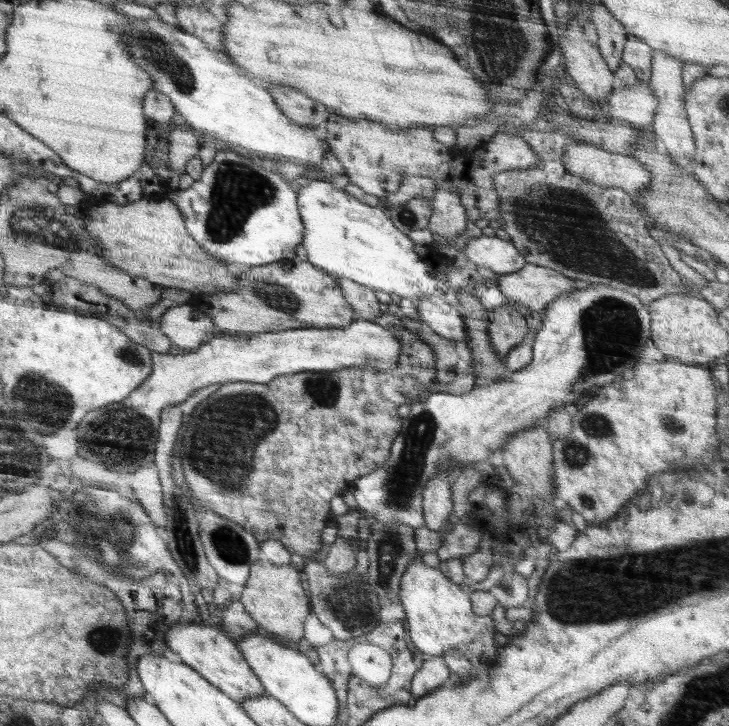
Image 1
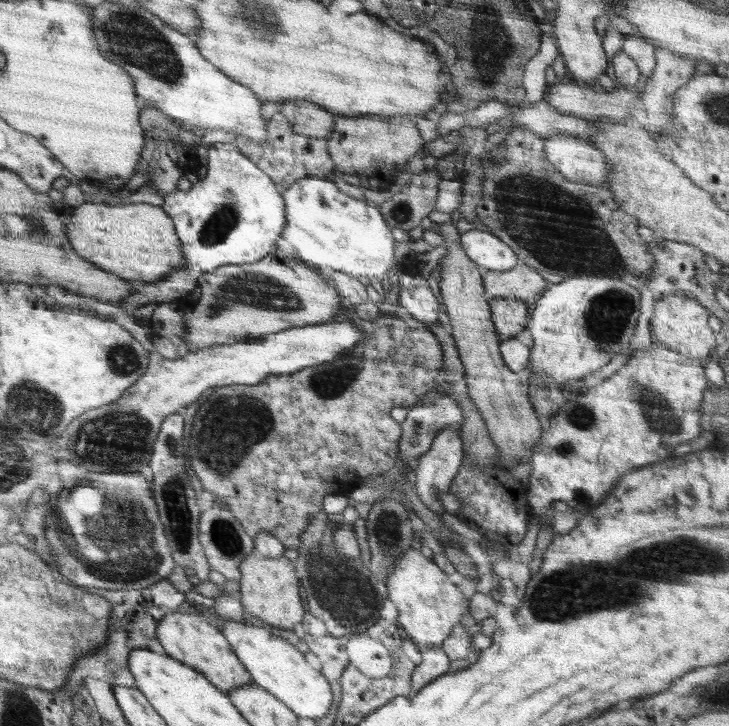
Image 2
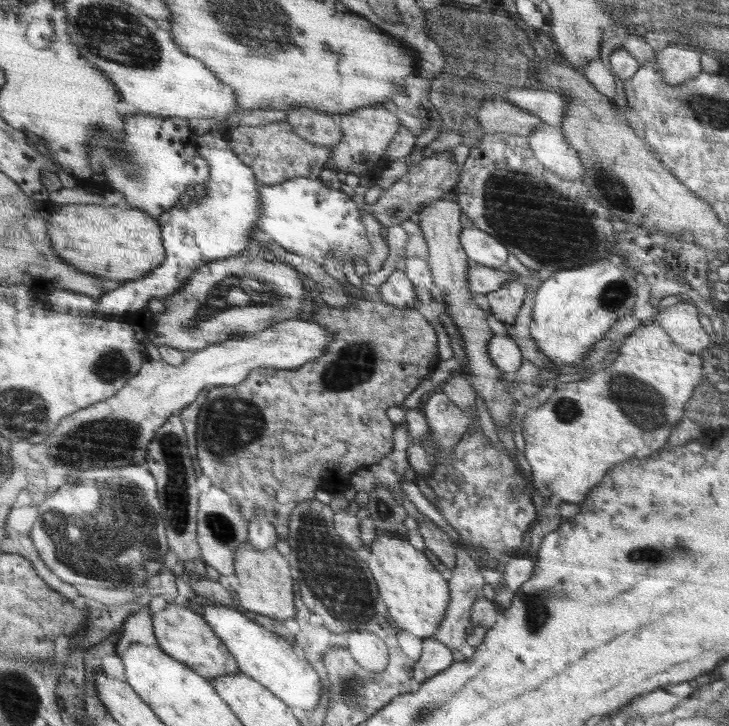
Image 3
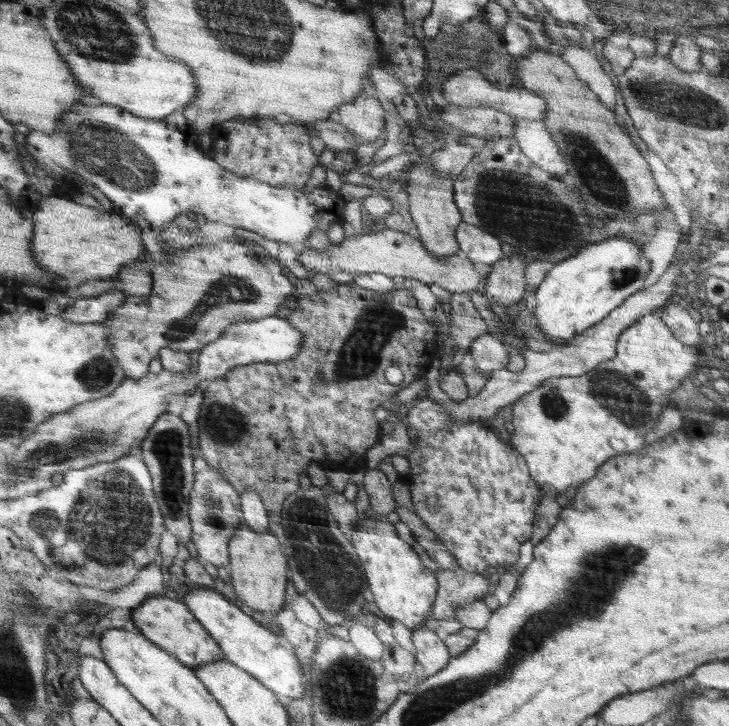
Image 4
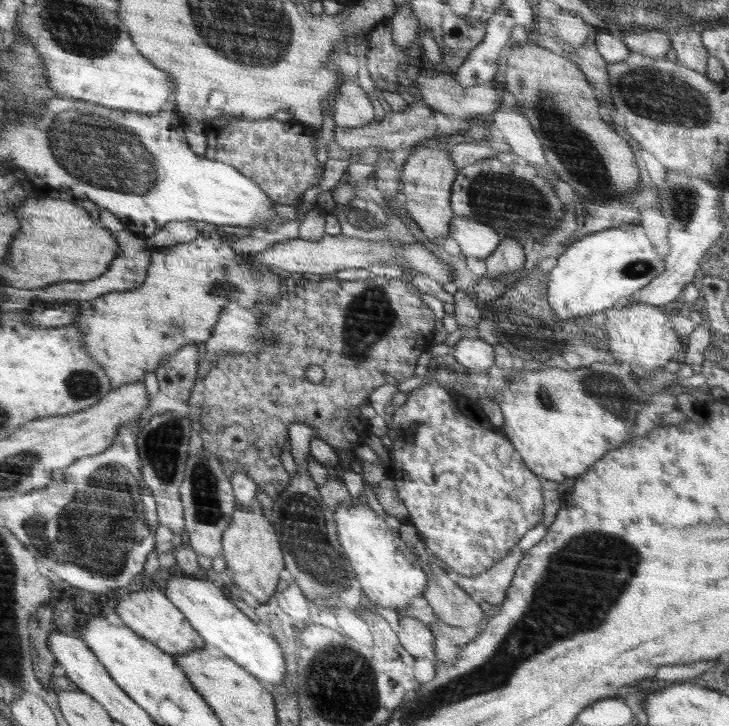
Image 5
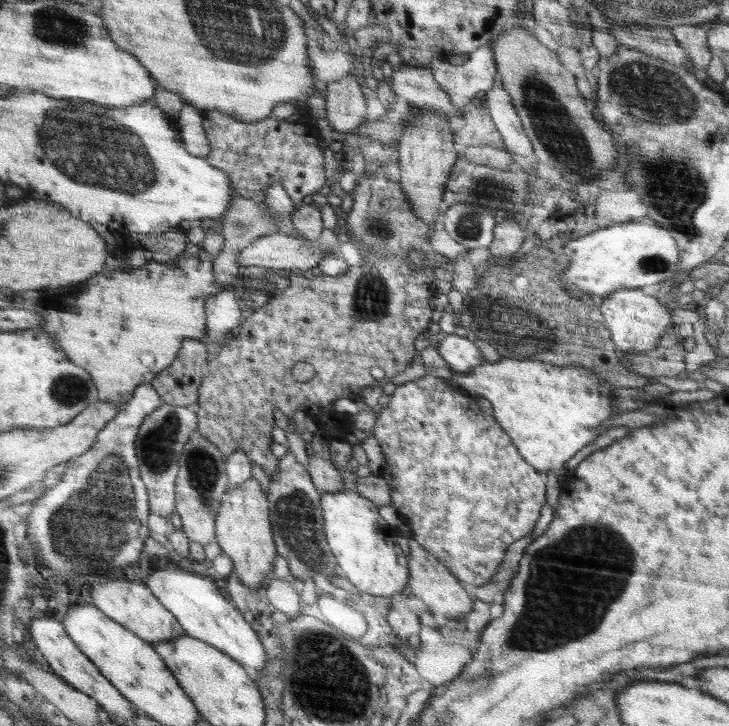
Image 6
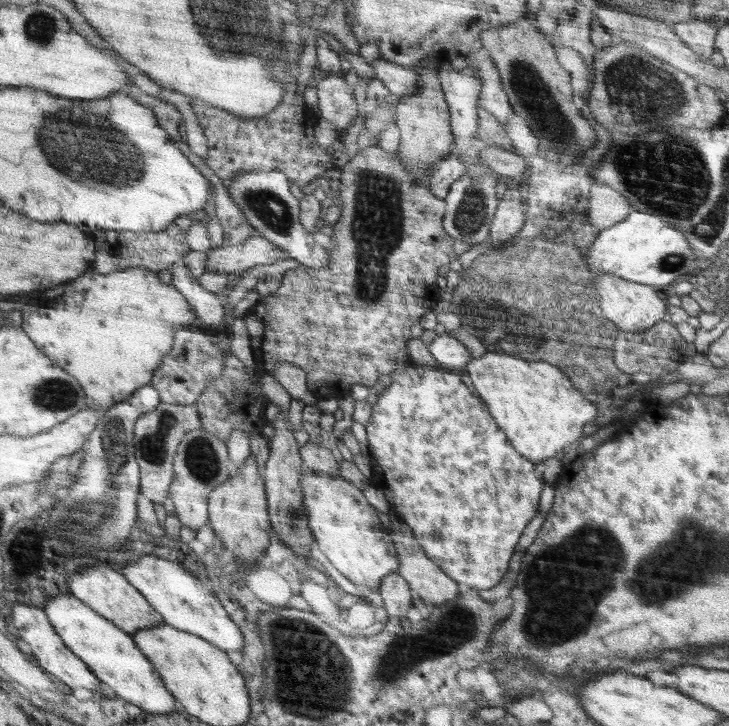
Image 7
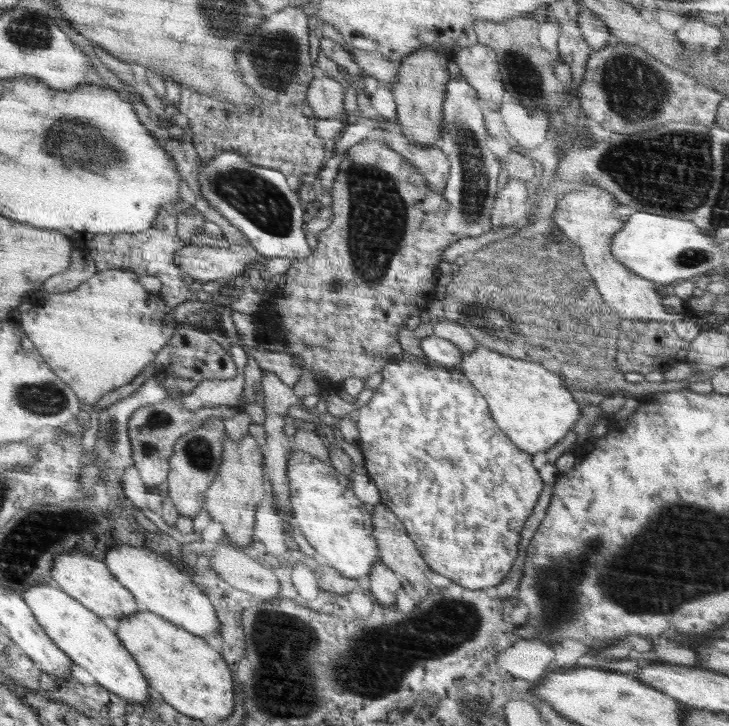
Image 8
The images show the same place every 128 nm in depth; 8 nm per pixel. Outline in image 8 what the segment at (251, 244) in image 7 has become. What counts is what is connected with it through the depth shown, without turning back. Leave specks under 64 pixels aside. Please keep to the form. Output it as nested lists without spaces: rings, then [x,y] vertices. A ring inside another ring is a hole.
[[[250,242],[241,246],[226,244],[221,248],[186,245],[175,254],[175,263],[181,272],[204,283],[228,283],[229,279],[245,273],[249,266],[263,259]]]

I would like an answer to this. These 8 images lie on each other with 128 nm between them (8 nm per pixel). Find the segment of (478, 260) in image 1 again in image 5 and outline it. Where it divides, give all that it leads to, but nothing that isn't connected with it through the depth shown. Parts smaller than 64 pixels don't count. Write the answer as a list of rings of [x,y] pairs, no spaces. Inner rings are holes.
[[[454,216],[450,227],[449,235],[456,240],[466,257],[475,256],[485,260],[501,242],[498,233],[491,226],[482,224],[476,219]]]

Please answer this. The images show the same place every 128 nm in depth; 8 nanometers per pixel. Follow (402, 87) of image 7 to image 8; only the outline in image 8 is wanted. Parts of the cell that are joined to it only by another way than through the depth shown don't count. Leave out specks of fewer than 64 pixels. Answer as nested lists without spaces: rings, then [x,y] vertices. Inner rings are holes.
[[[349,49],[353,61],[363,70],[364,77],[393,83],[397,80],[400,63],[385,59],[379,52]]]

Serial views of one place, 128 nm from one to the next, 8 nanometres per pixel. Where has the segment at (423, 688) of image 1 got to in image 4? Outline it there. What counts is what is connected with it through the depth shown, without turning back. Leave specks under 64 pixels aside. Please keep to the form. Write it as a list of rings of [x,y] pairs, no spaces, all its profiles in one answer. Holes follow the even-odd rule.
[[[427,626],[415,628],[412,633],[412,644],[415,648],[415,660],[418,663],[420,681],[436,674],[451,659],[445,642]]]

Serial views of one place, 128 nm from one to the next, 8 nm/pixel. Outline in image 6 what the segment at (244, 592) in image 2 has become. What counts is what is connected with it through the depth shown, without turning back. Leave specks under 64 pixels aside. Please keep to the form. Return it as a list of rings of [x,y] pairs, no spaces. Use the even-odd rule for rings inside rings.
[[[250,478],[238,486],[226,489],[220,500],[220,518],[215,520],[215,541],[233,561],[234,581],[242,588],[264,588],[264,578],[272,572],[273,558],[277,553],[272,538],[273,526],[270,526],[271,518],[268,518],[268,500],[264,492],[260,490],[260,484]]]

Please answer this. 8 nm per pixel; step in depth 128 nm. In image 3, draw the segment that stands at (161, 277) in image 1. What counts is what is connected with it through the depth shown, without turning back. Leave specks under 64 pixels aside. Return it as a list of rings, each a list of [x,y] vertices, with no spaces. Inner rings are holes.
[[[64,204],[47,218],[47,234],[55,253],[67,264],[107,280],[136,280],[160,266],[166,260],[163,246],[162,224],[158,218],[139,208],[123,206],[90,206],[90,204]]]

